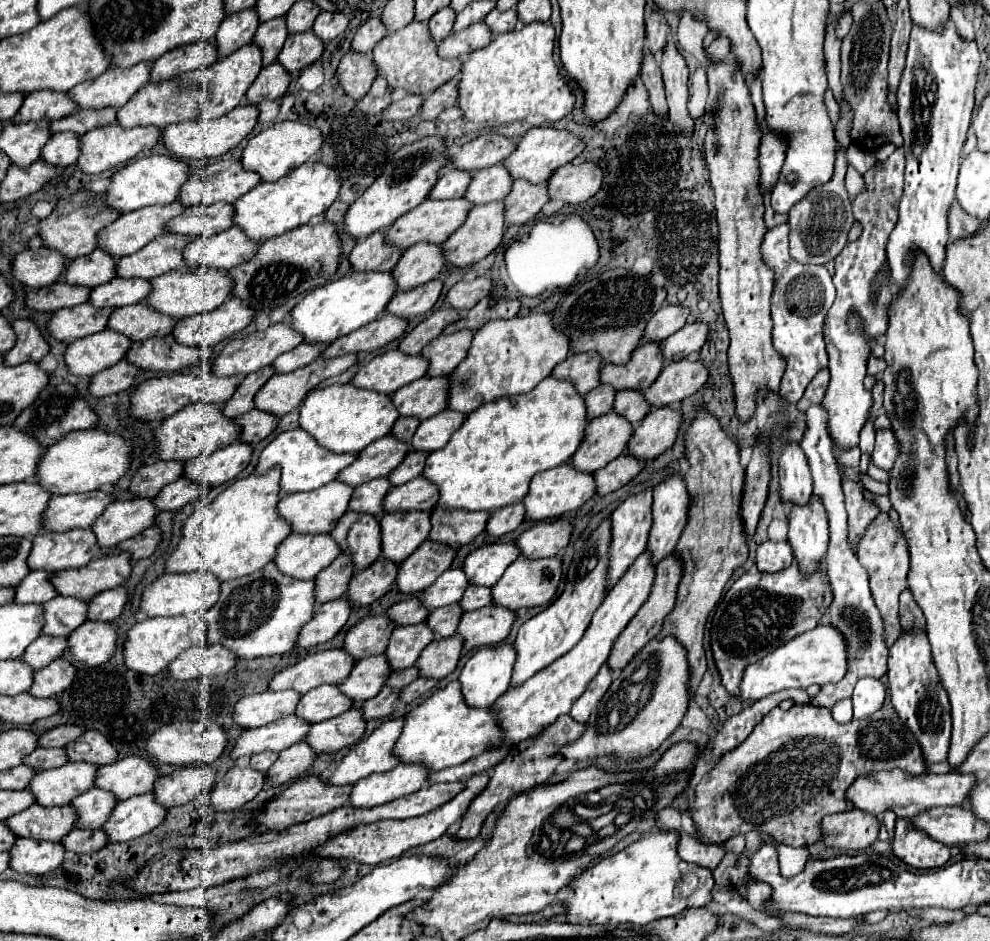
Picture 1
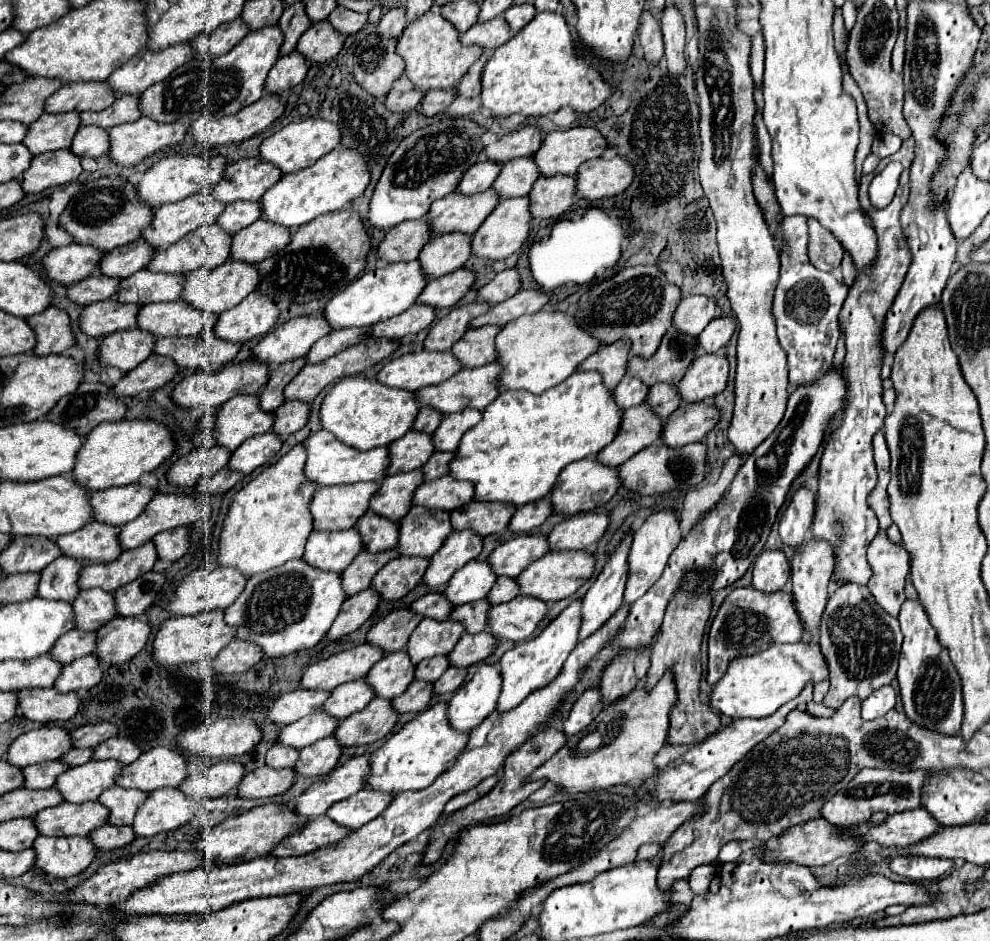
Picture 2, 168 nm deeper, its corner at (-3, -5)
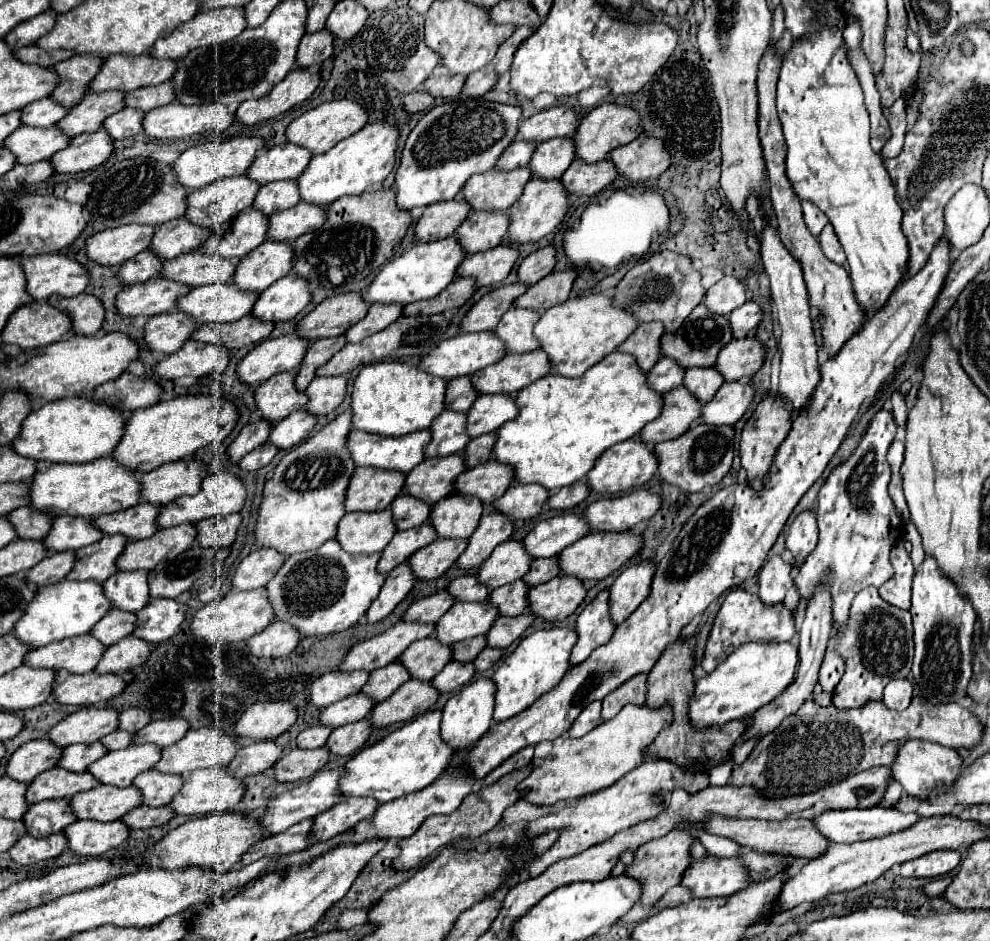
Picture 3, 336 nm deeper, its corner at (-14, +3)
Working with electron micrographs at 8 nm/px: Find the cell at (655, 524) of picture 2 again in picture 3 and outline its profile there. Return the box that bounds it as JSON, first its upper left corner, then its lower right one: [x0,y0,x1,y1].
[609,561,655,625]

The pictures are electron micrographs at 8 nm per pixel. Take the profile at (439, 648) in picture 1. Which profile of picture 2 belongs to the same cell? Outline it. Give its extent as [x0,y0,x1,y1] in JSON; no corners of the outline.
[446,631,496,669]

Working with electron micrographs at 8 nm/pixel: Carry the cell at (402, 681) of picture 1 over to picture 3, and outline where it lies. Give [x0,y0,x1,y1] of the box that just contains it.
[453,635,487,661]

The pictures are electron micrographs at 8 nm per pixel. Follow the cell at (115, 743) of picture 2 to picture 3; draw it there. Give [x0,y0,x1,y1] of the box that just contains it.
[135,717,189,747]

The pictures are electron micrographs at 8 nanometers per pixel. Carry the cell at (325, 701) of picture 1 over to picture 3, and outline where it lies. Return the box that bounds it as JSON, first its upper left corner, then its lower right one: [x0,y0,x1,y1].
[363,661,411,703]

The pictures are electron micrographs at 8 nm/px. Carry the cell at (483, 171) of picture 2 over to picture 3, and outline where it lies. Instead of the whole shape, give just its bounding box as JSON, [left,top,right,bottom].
[497,139,537,169]

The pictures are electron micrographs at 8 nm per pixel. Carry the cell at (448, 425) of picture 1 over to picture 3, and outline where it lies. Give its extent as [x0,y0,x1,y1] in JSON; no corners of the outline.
[467,395,519,437]

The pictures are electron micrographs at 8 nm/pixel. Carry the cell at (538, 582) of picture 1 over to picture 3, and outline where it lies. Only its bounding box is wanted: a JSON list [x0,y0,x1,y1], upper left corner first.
[559,531,643,581]

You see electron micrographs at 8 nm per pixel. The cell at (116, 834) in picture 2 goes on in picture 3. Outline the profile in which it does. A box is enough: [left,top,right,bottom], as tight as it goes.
[123,805,175,829]

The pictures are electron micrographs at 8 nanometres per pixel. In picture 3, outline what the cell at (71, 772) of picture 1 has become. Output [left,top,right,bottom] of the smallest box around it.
[87,745,161,787]

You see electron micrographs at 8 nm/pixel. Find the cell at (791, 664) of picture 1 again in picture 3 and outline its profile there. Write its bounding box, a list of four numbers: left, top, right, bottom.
[689,643,799,731]

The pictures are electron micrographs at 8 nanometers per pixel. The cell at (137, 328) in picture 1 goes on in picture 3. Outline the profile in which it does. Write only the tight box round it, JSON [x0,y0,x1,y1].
[179,281,259,323]

